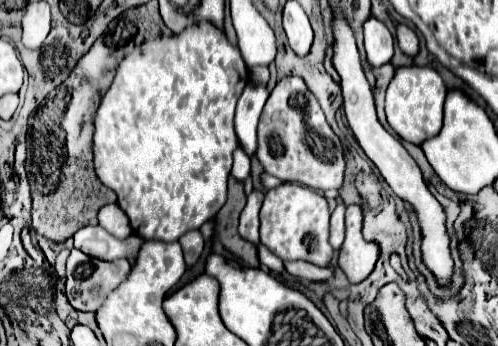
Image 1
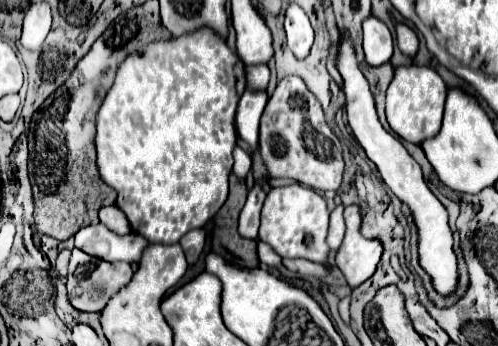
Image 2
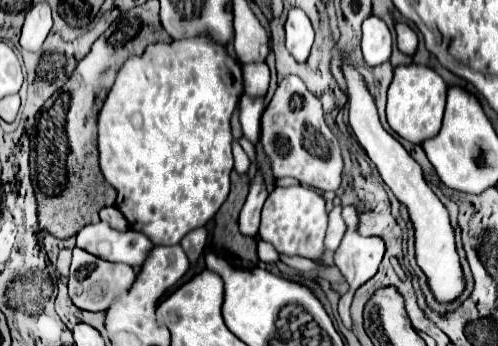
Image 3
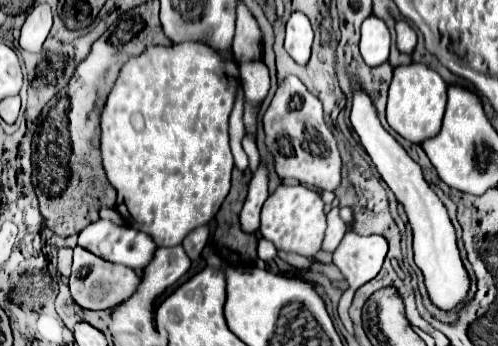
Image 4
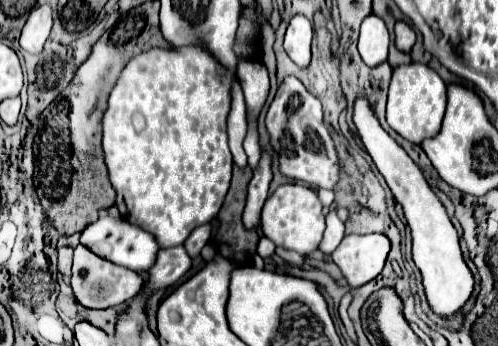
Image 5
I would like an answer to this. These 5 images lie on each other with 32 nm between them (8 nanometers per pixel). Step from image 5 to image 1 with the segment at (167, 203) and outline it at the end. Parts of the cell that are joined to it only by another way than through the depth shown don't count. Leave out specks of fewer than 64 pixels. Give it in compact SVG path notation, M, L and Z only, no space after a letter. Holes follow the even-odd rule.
M206 20L186 26L184 32L180 32L180 34L158 36L158 38L152 38L152 40L140 44L118 64L114 82L108 88L108 92L102 96L102 102L98 106L96 120L94 120L94 146L92 146L92 150L94 150L94 172L104 186L108 186L110 190L116 192L118 206L126 212L126 216L130 218L132 230L138 236L150 238L150 240L174 242L184 232L196 230L204 222L212 220L218 214L218 210L224 206L224 202L226 202L226 182L228 182L230 168L232 168L232 152L238 148L238 140L236 140L236 134L234 134L234 128L232 128L232 116L234 116L236 100L240 98L240 92L246 86L246 76L248 76L248 68L246 68L246 64L240 56L238 46L230 44L228 38L224 36L224 32L220 28L216 28L214 24L206 22Z

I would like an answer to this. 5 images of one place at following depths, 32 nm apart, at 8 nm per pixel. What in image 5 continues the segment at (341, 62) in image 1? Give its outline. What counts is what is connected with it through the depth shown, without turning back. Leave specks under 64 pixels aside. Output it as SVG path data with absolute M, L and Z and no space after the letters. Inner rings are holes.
M356 98L352 120L354 120L354 126L358 130L358 136L366 148L366 152L370 154L378 172L384 176L396 202L402 204L402 208L404 208L408 226L412 230L412 242L414 242L412 244L412 258L414 258L414 264L418 266L418 270L422 272L422 282L424 282L428 302L436 314L448 318L468 302L468 298L472 294L472 286L474 286L472 272L468 270L468 266L462 258L458 232L450 222L446 208L442 206L438 196L432 192L428 182L424 180L418 164L380 126L380 122L378 122L378 118L366 98Z

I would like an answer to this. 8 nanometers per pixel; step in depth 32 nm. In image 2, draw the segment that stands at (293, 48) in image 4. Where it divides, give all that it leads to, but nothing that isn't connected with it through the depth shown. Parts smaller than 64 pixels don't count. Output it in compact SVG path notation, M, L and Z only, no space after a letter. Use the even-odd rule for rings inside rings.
M288 4L286 18L284 18L284 30L286 30L288 46L294 52L294 56L300 60L306 58L314 42L314 30L310 26L306 12L298 4Z

